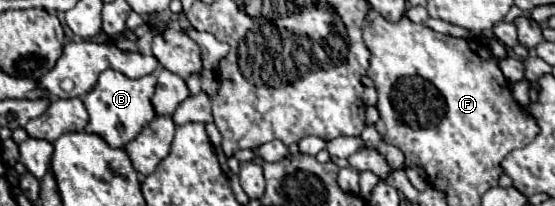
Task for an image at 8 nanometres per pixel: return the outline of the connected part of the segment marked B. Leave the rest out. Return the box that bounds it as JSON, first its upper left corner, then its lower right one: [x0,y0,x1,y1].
[83,69,157,149]

